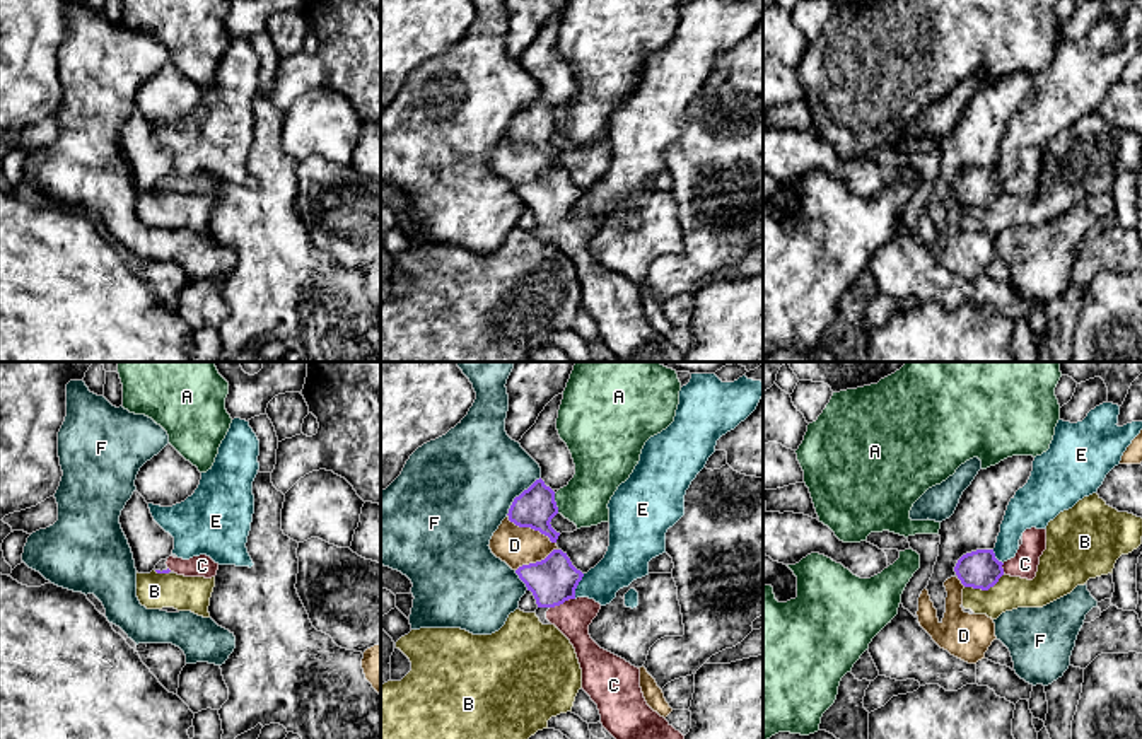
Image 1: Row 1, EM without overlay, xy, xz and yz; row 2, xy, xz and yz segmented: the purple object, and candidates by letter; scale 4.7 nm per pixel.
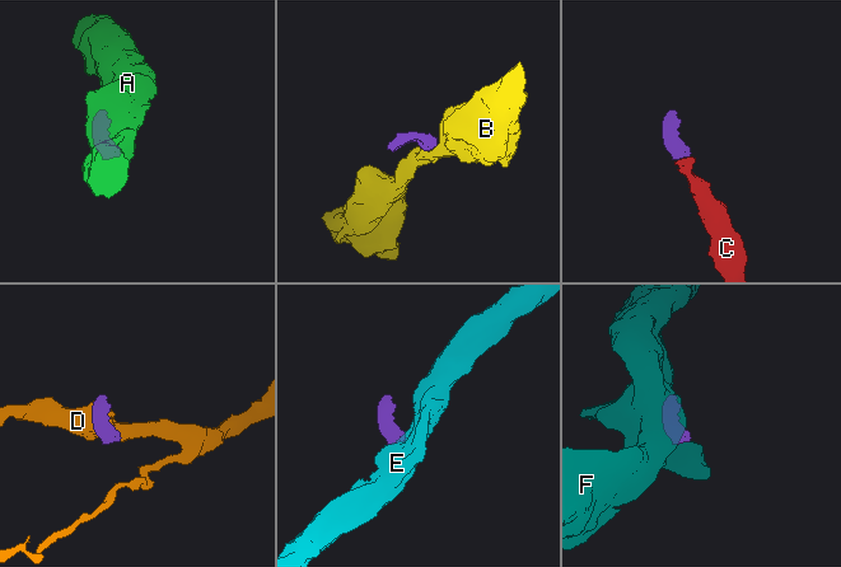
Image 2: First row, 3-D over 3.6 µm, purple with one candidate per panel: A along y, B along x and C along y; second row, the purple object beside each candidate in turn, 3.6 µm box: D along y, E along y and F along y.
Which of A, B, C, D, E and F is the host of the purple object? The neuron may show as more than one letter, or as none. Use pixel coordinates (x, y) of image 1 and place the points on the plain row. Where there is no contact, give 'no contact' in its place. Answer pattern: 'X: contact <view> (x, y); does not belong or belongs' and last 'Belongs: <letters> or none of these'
A: contact xz (555, 122); does not belong
B: contact yz (984, 207); does not belong
C: contact xz (562, 221); belongs
D: contact xz (530, 144); does not belong
E: contact xz (577, 202); does not belong
F: contact xz (521, 111); does not belong
Belongs: C

